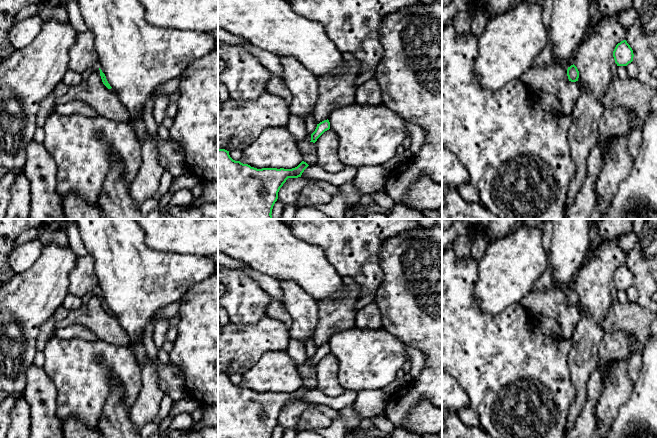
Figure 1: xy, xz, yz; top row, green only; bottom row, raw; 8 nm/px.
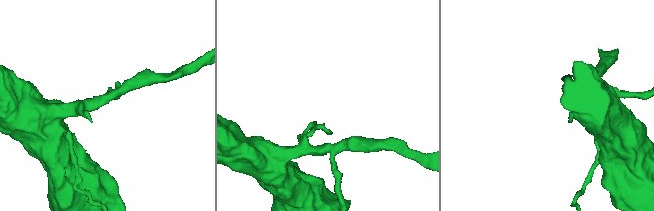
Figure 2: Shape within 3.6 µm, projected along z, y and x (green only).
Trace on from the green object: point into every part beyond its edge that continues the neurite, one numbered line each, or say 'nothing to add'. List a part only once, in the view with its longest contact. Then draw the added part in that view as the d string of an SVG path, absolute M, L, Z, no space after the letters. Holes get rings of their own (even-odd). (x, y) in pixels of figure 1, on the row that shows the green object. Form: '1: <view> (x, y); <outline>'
nothing to add

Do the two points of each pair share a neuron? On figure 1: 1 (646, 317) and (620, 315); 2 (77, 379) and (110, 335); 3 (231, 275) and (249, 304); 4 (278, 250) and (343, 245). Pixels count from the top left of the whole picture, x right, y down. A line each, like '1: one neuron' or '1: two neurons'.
1: one neuron
2: two neurons
3: one neuron
4: two neurons

